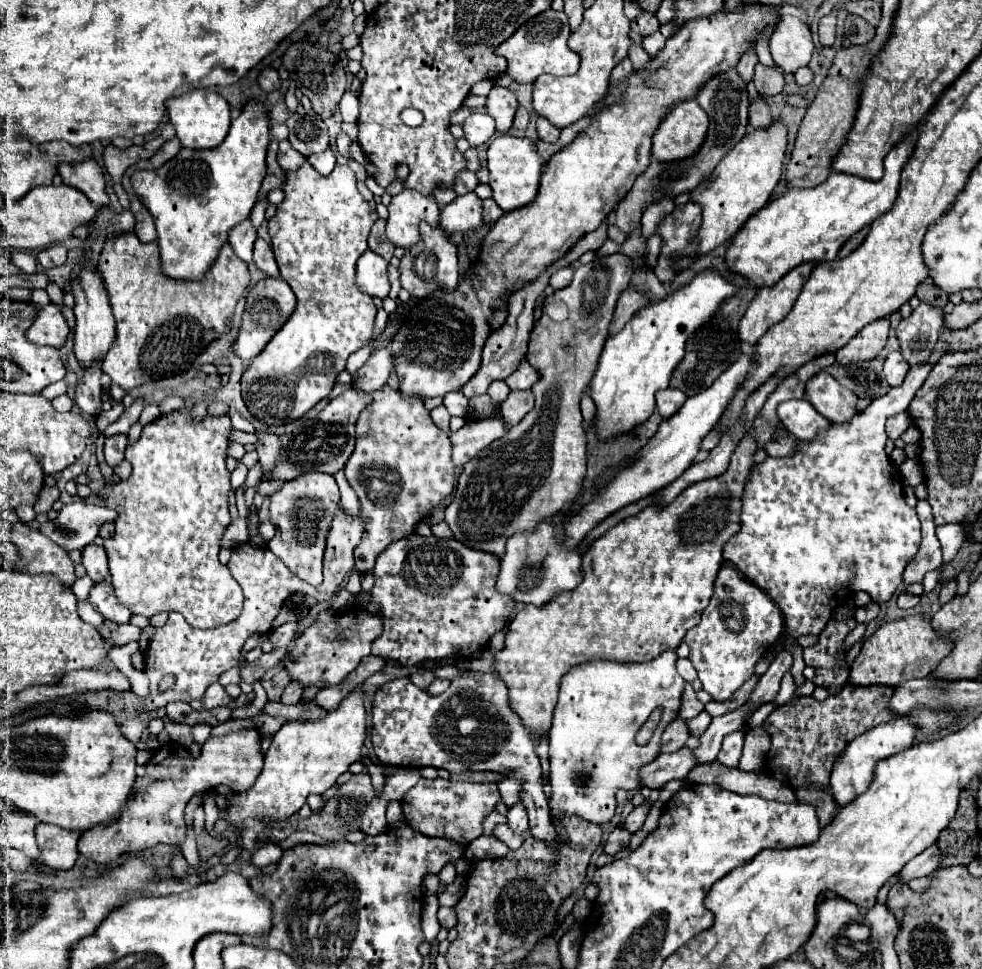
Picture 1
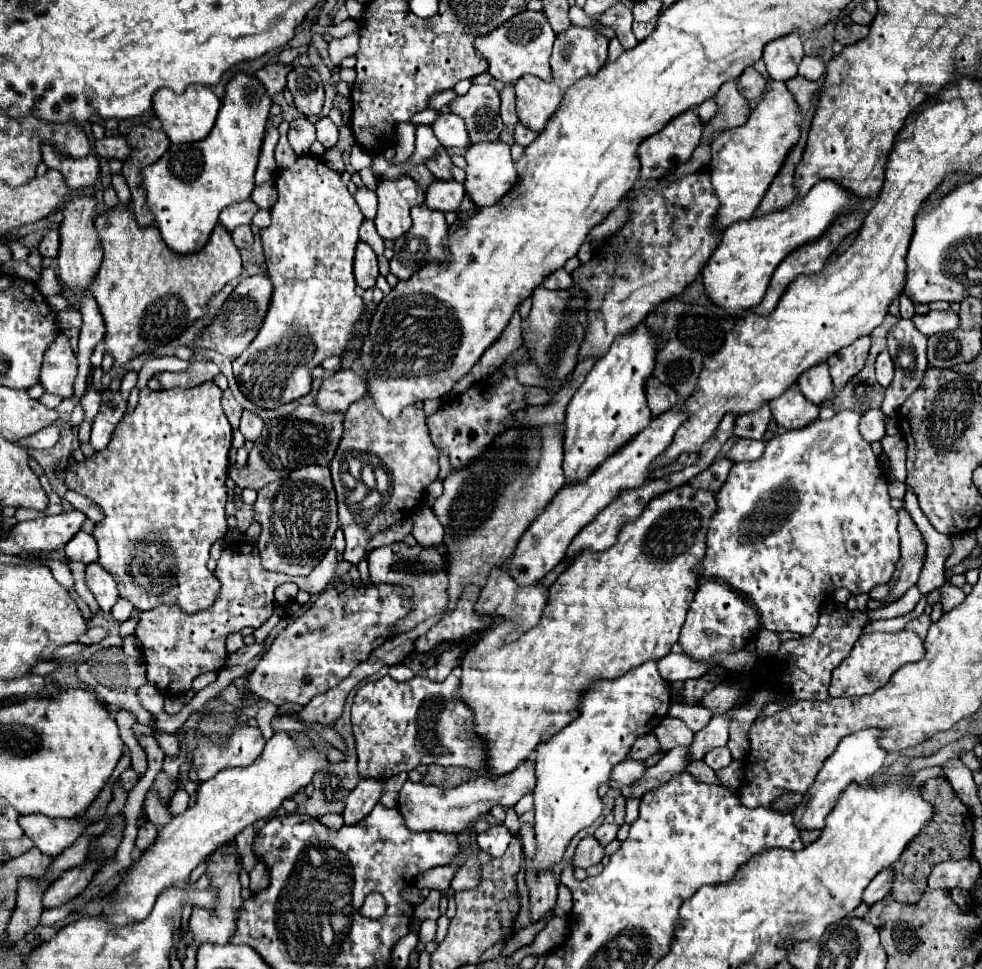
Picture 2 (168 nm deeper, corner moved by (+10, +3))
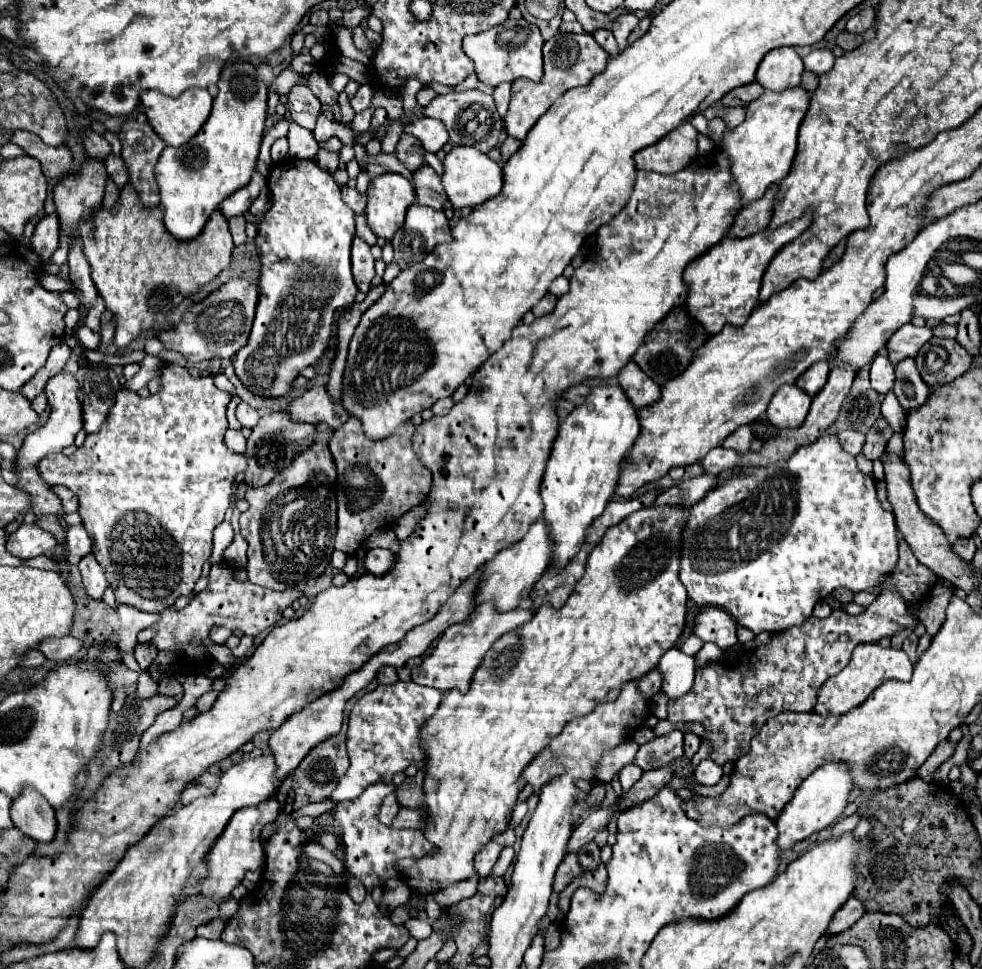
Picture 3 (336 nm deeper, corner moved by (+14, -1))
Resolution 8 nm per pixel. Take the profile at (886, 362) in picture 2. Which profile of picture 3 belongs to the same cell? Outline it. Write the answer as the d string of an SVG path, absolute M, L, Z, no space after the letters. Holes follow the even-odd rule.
M880 353L874 357L872 367L870 367L870 383L872 389L876 389L878 393L888 393L894 385L894 365L890 363L888 355Z

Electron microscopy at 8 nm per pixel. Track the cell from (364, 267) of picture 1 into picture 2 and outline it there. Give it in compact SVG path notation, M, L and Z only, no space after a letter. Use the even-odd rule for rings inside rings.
M364 241L358 243L356 247L356 257L354 257L354 277L356 283L362 289L370 289L376 285L376 277L378 277L378 261L376 261L376 253L372 251L372 247Z

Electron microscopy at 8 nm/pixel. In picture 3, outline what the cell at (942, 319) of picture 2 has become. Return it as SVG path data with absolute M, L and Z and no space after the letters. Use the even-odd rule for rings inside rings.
M912 323L902 325L886 343L888 349L888 359L892 363L902 361L906 357L916 357L916 353L920 351L920 347L932 339L932 329L930 327L916 327Z

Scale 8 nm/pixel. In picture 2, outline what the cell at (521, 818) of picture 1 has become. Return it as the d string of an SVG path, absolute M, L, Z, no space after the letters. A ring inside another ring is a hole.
M504 825L502 827L490 827L488 831L478 833L478 845L480 845L480 849L484 853L492 855L492 857L500 857L506 851L510 839L512 837L510 837L510 833L508 833L508 829Z

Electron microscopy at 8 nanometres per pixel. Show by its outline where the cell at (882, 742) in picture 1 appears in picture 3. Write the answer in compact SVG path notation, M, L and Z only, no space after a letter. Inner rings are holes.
M836 761L836 763L826 763L820 769L816 769L808 779L802 781L792 801L786 805L786 809L782 809L780 817L776 819L776 827L780 833L778 835L780 849L790 849L796 841L808 839L812 833L818 833L826 829L828 825L832 825L846 809L852 789L854 789L854 781L852 781L852 771L848 763Z

